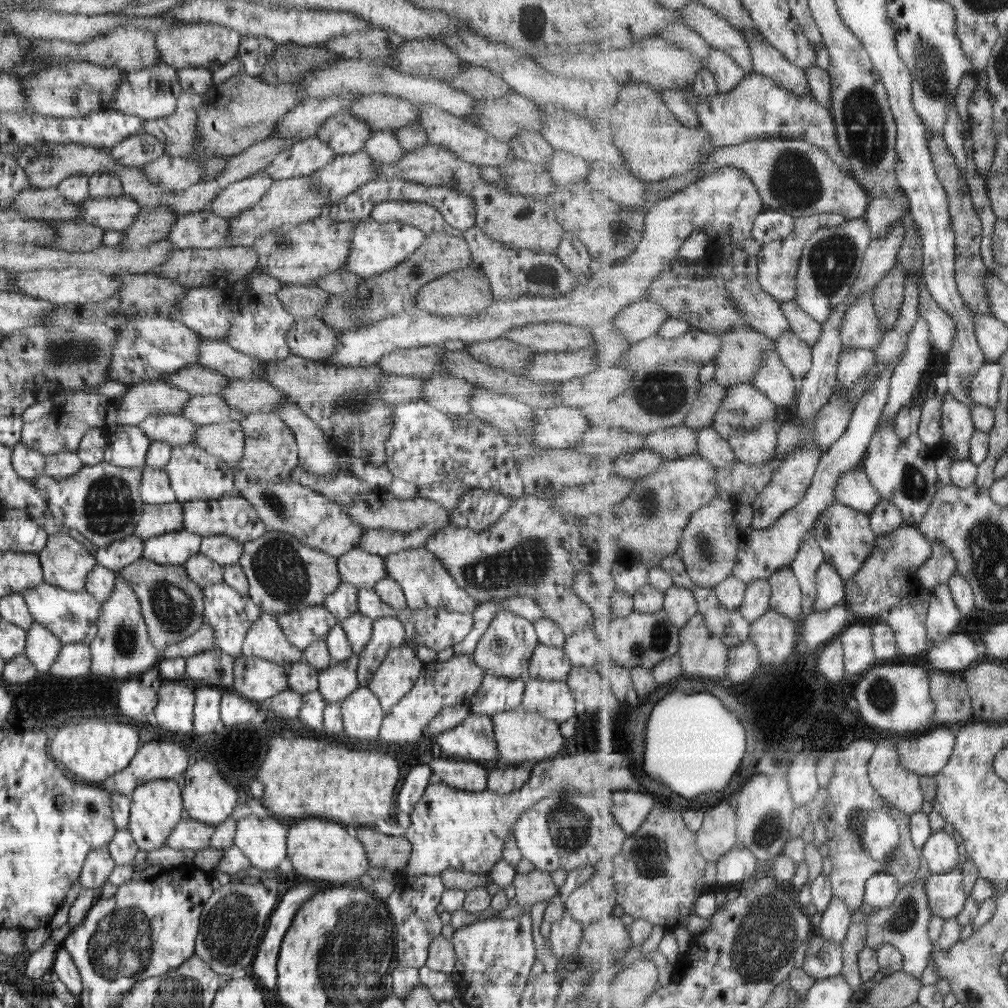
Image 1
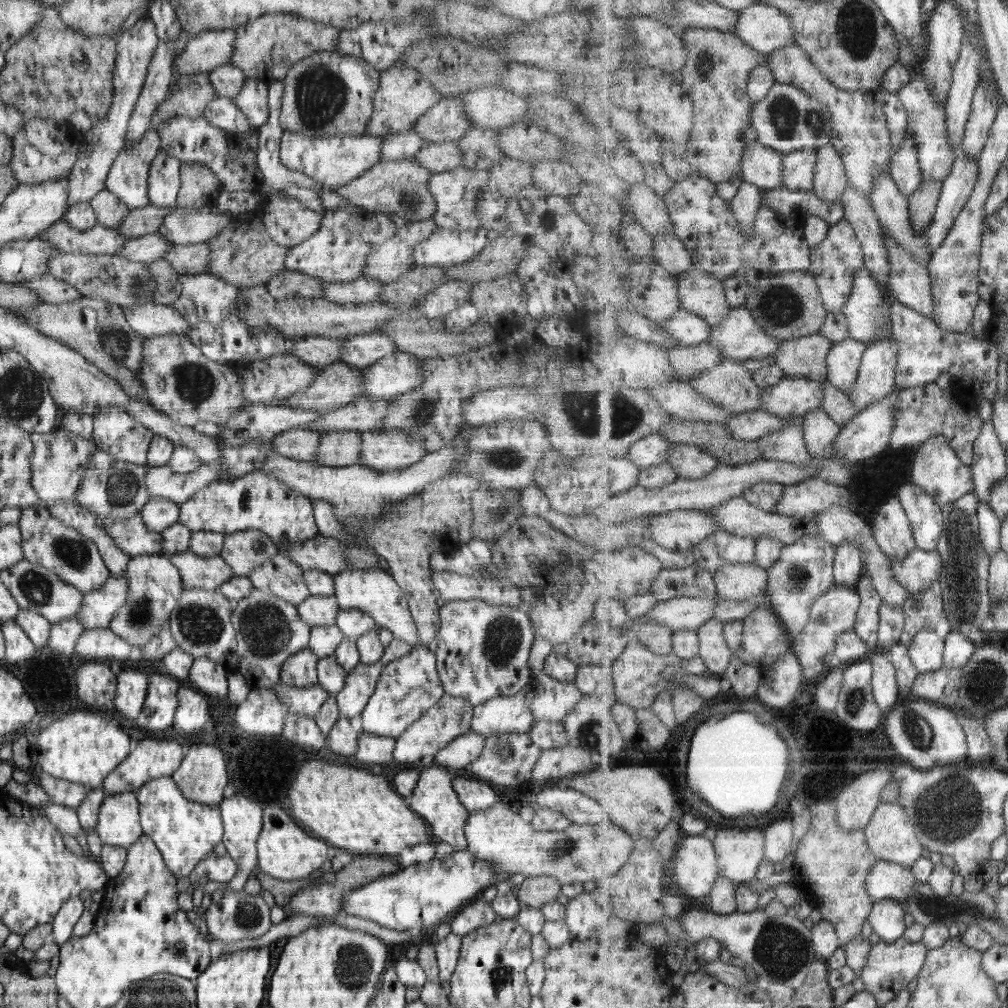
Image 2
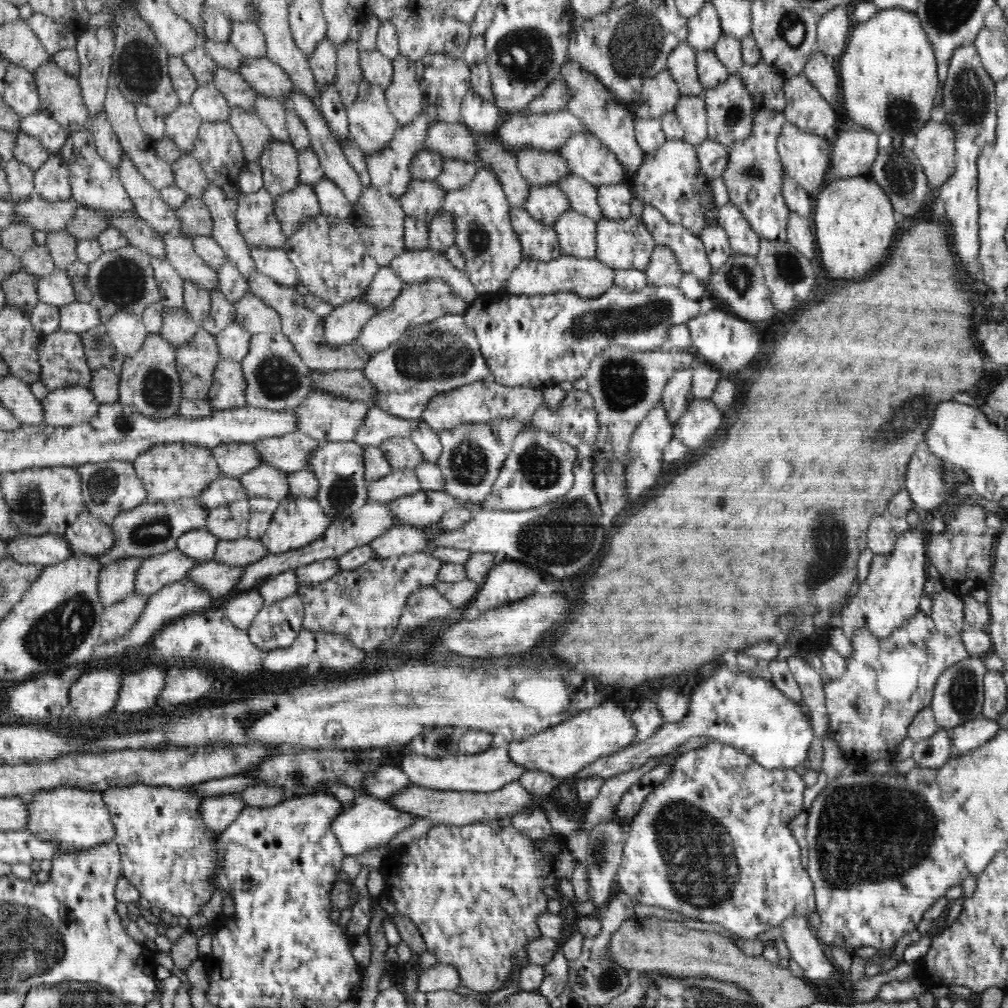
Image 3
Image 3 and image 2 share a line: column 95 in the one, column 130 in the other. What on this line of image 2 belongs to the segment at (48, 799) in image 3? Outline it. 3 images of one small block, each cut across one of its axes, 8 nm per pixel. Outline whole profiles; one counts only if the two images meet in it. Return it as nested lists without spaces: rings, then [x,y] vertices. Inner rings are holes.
[[[136,792],[106,796],[98,813],[95,831],[102,844],[125,849],[144,835]]]

